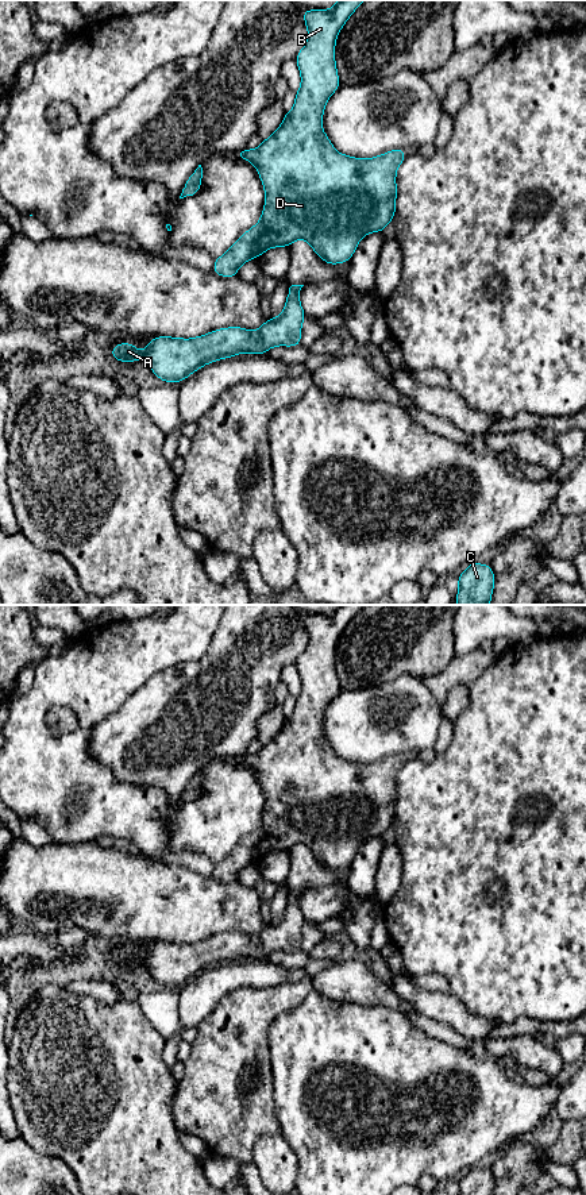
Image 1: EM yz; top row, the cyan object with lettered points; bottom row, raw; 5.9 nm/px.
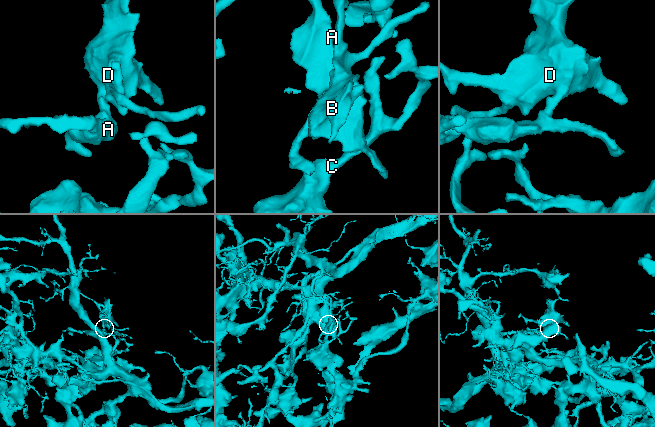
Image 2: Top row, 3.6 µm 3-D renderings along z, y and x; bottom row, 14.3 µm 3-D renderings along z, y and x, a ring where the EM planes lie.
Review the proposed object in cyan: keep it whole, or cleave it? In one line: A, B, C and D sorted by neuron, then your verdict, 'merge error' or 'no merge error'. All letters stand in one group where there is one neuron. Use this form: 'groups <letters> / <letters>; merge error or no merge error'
groups A B C D; no merge error

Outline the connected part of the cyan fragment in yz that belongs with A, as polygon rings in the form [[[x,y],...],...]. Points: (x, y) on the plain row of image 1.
[[[292,890],[286,909],[277,924],[269,922],[258,936],[243,932],[227,932],[205,940],[182,944],[155,941],[140,957],[132,948],[117,948],[111,961],[117,967],[146,964],[154,980],[163,987],[182,987],[203,971],[234,963],[242,957],[262,960],[275,951],[296,952],[301,949],[301,932],[307,922],[300,909],[304,890]]]

